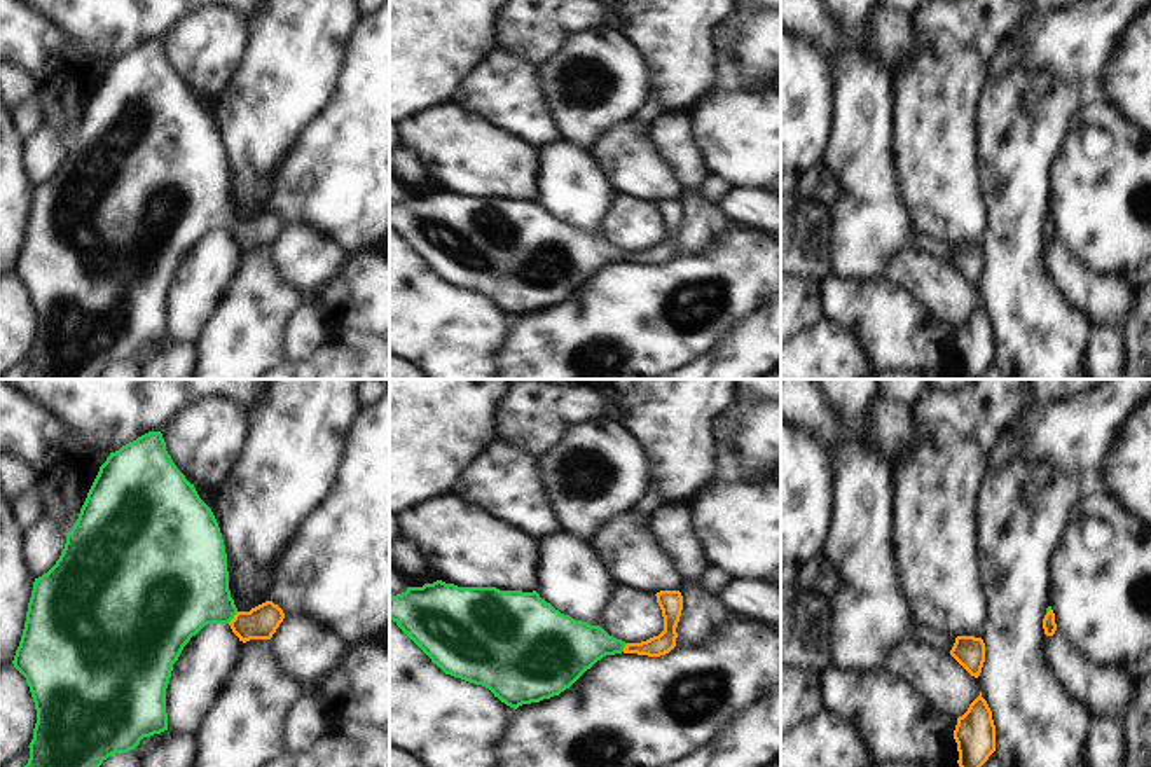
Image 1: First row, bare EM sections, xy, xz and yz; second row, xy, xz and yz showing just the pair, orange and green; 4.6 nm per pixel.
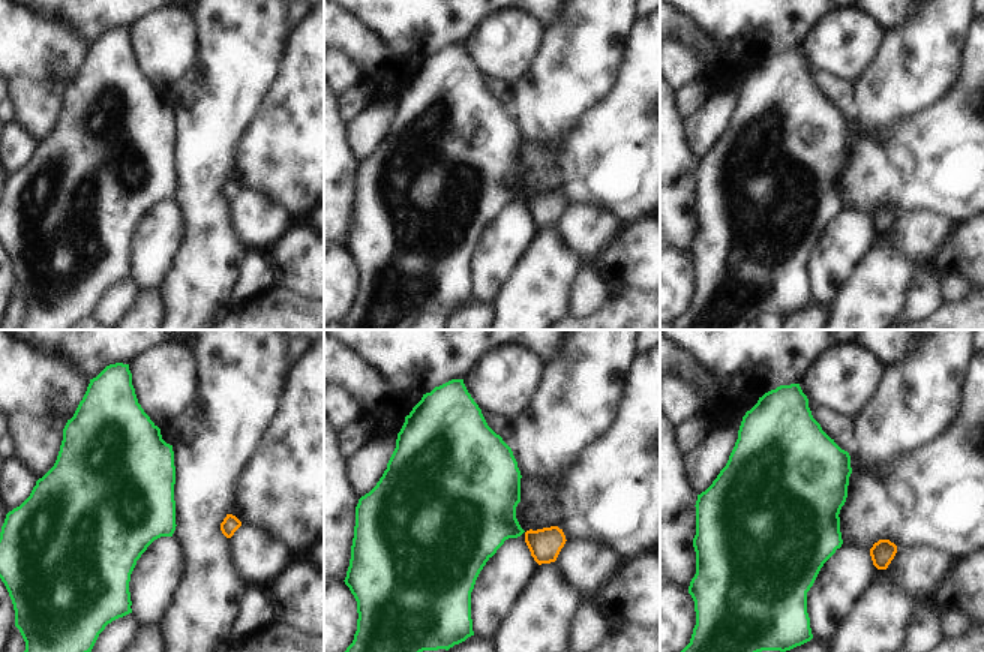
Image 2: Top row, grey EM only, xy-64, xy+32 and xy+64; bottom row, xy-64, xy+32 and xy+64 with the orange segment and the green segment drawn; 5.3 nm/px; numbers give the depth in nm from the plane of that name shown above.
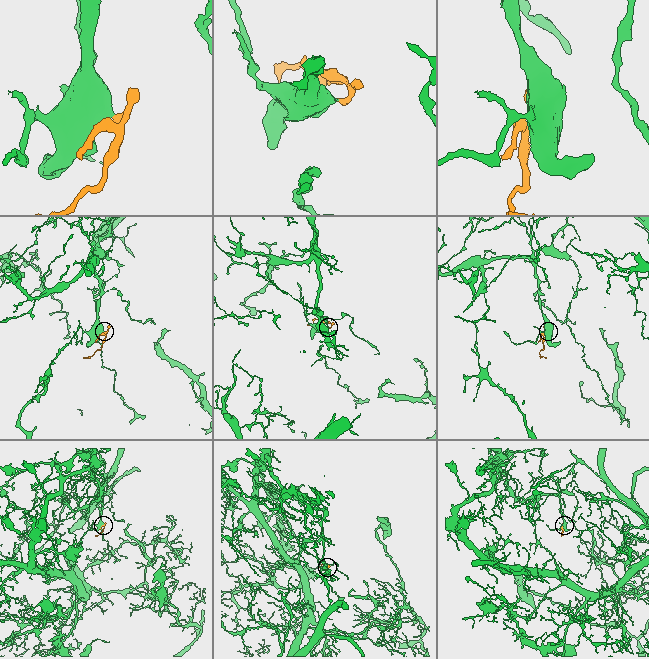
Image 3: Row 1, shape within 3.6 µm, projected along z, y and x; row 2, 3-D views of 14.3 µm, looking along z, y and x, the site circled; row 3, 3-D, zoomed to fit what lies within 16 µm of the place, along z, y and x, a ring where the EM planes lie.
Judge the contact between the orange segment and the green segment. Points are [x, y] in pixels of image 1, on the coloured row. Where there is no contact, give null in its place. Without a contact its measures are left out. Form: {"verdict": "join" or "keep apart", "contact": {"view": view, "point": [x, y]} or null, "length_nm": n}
{"verdict": "join", "contact": {"view": "xy", "point": [234, 617]}, "length_nm": 80}

